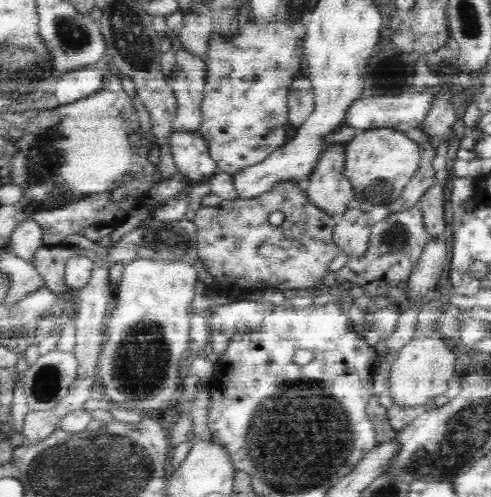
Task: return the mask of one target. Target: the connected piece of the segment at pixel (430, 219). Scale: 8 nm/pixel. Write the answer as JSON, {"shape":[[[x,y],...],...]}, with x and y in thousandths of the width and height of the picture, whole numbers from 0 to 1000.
{"shape":[[[892,370],[882,372],[853,406],[876,481],[900,475],[898,471],[908,459],[908,443],[904,443],[904,402],[908,402],[904,376]]]}

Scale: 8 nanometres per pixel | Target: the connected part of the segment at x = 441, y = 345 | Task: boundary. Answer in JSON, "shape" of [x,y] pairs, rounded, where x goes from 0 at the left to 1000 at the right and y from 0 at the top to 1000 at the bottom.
{"shape":[[[896,668],[880,672],[847,672],[815,704],[807,724],[790,748],[788,785],[807,815],[843,819],[876,813],[888,797],[906,795],[912,769],[925,757],[929,712],[904,688]]]}

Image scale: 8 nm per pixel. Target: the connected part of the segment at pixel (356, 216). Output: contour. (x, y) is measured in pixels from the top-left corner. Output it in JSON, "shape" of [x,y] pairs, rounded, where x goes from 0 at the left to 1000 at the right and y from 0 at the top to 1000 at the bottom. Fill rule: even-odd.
{"shape":[[[709,419],[688,439],[678,463],[678,481],[697,509],[713,517],[735,517],[749,499],[756,455],[762,445],[747,429]]]}

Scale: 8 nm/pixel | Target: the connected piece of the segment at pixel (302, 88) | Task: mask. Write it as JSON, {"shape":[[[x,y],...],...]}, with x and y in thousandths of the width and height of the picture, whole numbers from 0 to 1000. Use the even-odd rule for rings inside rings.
{"shape":[[[609,147],[595,159],[585,207],[591,256],[609,258],[642,213],[635,167],[627,155]]]}

